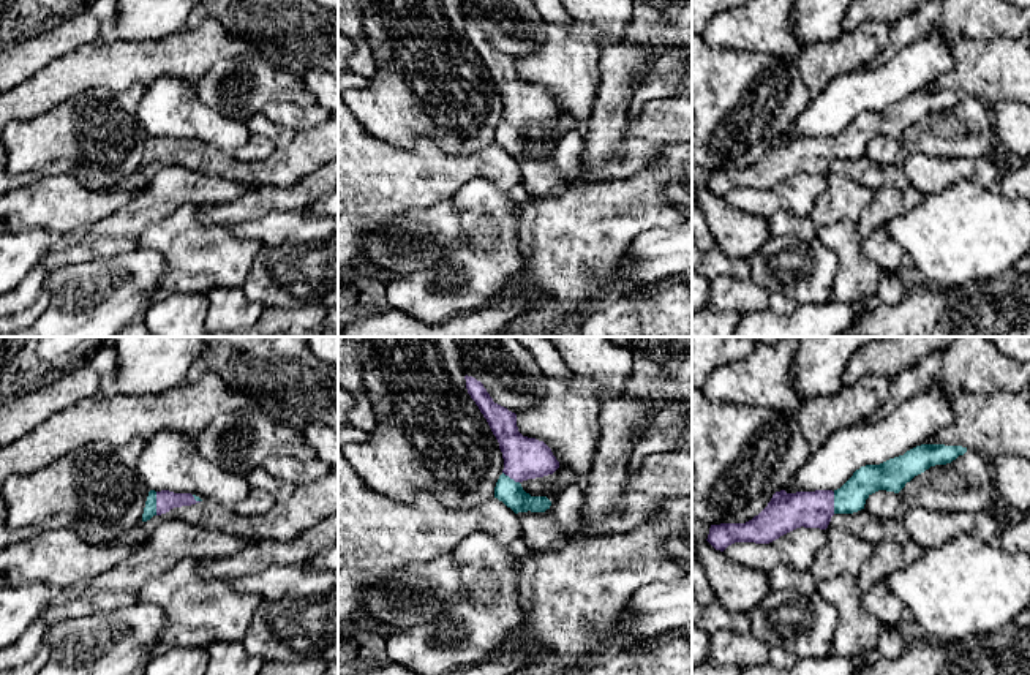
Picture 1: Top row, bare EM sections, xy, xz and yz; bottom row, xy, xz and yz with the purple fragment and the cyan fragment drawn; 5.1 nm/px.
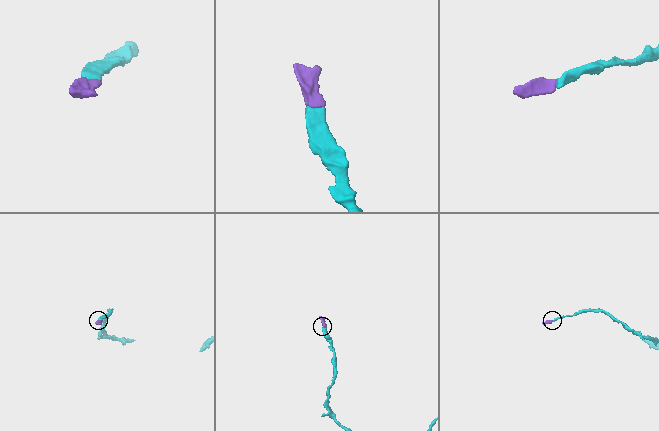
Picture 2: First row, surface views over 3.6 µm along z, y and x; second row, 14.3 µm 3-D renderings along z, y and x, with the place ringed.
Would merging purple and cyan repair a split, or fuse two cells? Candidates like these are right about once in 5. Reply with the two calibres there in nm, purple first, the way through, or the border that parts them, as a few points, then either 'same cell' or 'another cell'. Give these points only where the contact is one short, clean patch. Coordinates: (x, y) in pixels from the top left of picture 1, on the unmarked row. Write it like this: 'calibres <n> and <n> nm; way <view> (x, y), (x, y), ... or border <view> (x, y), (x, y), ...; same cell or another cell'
calibres 100 and 60 nm; way xy (166, 146), (157, 149), (150, 150); same cell

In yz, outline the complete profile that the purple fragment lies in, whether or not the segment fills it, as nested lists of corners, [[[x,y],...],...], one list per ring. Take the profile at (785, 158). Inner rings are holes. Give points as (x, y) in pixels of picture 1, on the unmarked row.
[[[921,90],[880,111],[861,112],[834,138],[776,138],[768,152],[746,169],[709,172],[692,164],[692,187],[708,187],[724,198],[735,188],[769,190],[801,172],[826,175],[834,160],[864,155],[866,145],[878,136],[899,139],[915,122],[951,109],[965,98],[962,92]]]

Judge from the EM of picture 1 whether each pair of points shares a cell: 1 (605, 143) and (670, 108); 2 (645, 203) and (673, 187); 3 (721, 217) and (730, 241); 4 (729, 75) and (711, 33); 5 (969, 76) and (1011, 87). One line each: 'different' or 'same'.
1: different
2: different
3: same
4: different
5: same

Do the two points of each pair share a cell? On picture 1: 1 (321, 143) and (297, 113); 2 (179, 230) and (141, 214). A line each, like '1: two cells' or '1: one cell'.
1: two cells
2: two cells

